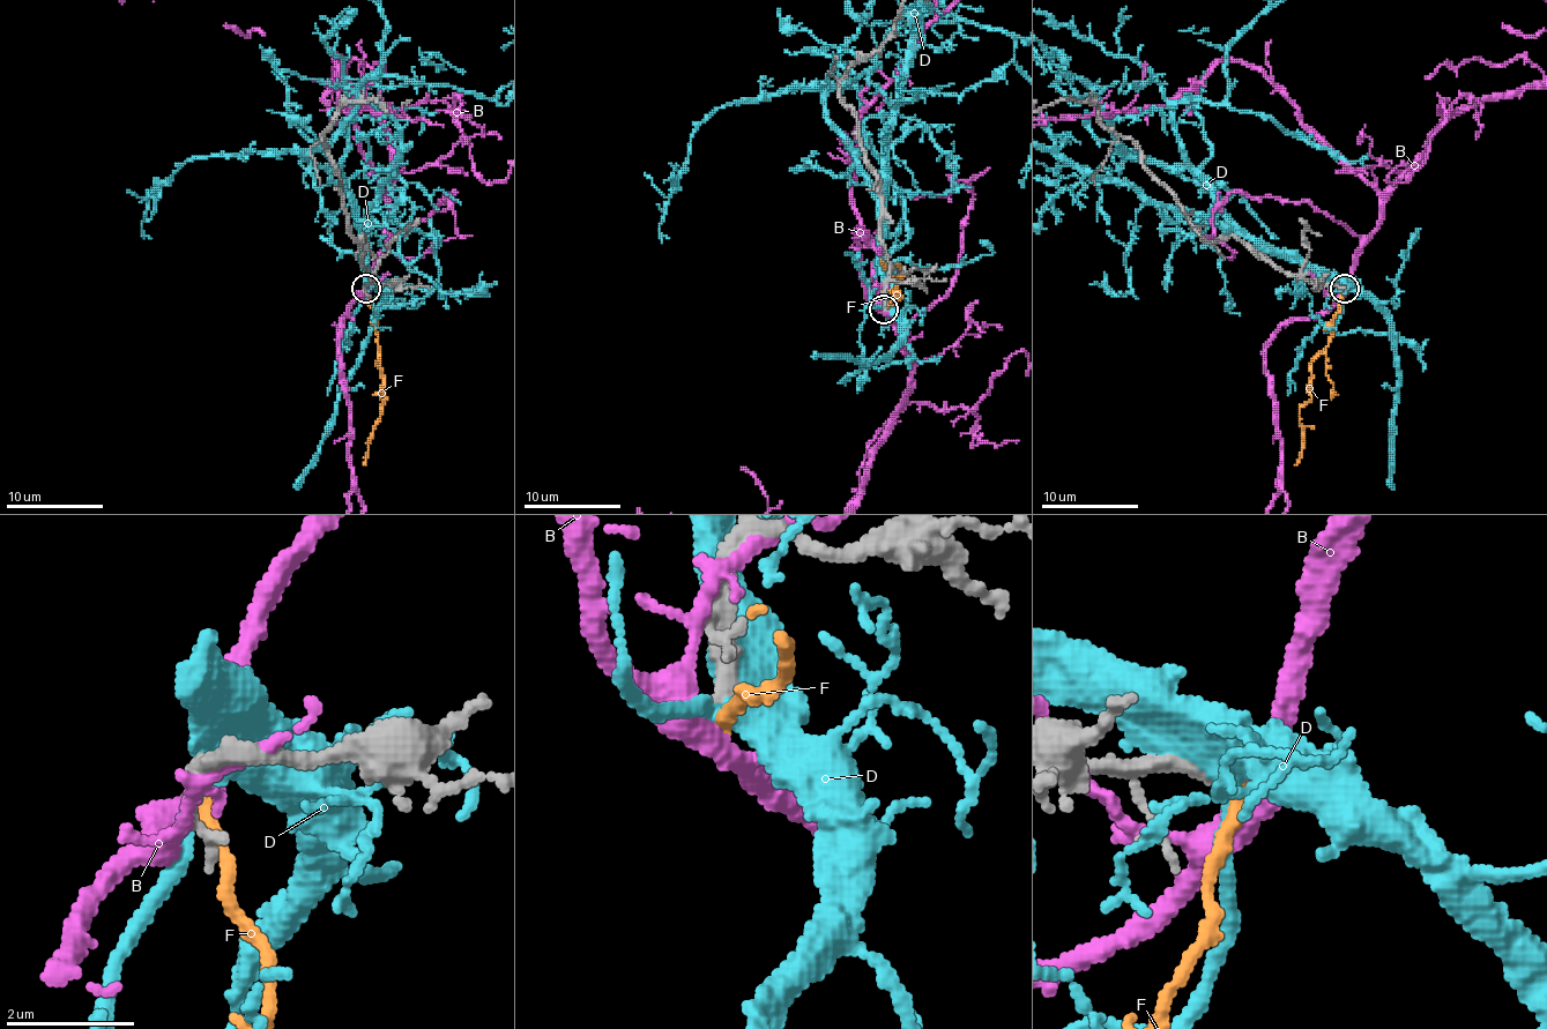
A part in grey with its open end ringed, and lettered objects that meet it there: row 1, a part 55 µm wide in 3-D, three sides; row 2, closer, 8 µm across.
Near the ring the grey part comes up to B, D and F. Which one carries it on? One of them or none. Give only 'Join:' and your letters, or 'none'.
Join: none

